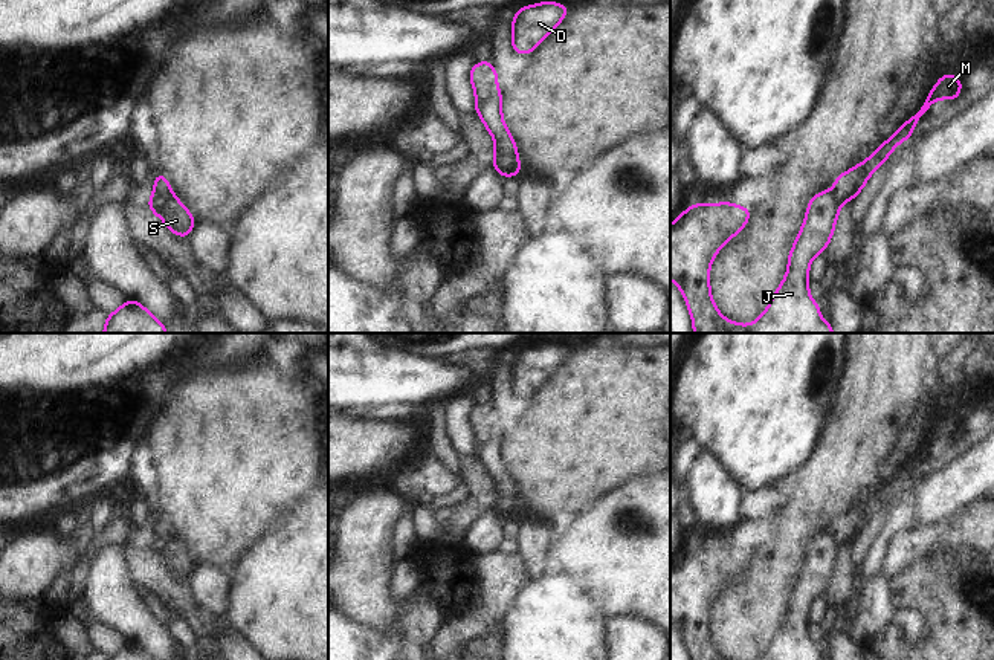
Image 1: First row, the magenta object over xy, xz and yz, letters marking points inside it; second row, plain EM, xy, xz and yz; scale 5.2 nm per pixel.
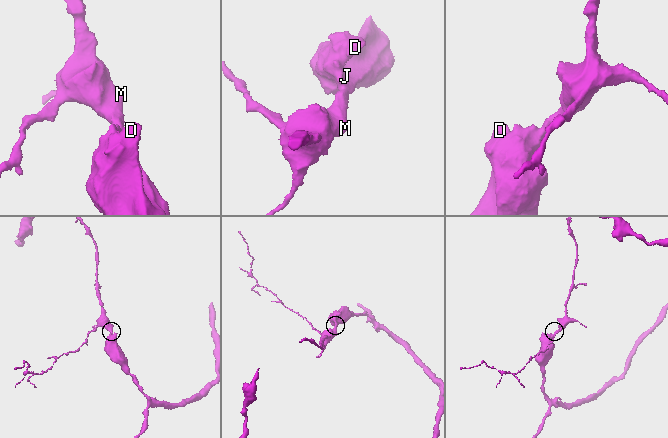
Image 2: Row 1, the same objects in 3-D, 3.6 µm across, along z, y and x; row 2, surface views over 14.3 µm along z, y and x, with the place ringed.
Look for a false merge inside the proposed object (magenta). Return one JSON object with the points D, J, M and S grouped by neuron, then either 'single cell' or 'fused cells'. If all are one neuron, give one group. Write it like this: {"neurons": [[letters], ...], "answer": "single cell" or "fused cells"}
{"neurons": [["D", "J", "S"], ["M"]], "answer": "fused cells"}

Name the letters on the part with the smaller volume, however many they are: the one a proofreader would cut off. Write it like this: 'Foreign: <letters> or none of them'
Foreign: M

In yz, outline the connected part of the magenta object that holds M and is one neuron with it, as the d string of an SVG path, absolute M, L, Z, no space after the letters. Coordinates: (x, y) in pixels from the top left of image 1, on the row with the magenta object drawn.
M944 73L939 81L934 84L931 92L925 96L921 108L908 118L901 128L890 138L884 141L884 144L873 151L866 160L855 165L852 170L841 173L834 185L831 192L841 202L852 202L858 192L864 188L872 173L875 173L886 159L890 157L892 151L904 141L912 138L912 133L916 127L916 122L930 112L930 105L938 99L959 99L962 90L962 79L951 75Z

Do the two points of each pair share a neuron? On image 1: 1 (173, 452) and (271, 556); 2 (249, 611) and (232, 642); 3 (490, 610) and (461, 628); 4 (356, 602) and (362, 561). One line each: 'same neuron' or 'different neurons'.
1: different neurons
2: different neurons
3: same neuron
4: same neuron

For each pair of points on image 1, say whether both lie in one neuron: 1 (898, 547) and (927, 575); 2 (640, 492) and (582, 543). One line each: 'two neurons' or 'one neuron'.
1: two neurons
2: one neuron

